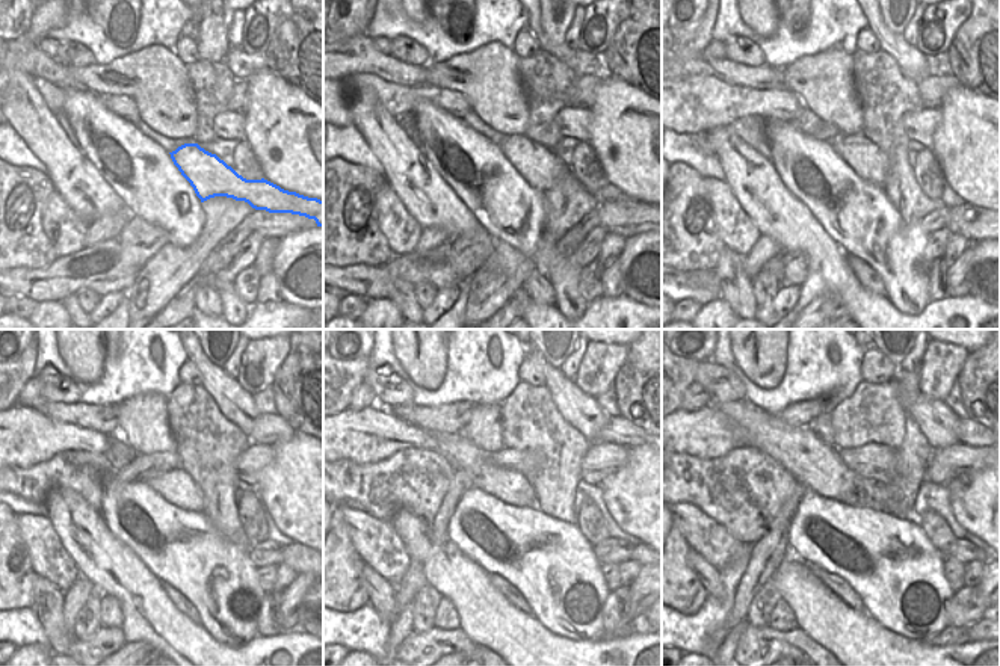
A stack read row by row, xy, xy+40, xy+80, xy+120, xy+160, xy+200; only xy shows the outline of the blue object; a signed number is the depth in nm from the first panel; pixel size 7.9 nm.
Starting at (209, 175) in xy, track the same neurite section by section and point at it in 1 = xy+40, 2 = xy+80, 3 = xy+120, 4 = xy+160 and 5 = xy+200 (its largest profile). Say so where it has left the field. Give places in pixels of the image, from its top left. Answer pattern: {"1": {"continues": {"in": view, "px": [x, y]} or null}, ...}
{"1": {"continues": {"in": "xy+40", "px": [543, 169]}}, "2": {"continues": {"in": "xy+80", "px": [863, 156]}}, "3": {"continues": {"in": "xy+120", "px": [175, 487]}}, "4": {"continues": {"in": "xy+160", "px": [511, 487]}}, "5": {"continues": {"in": "xy+200", "px": [814, 464]}}}

